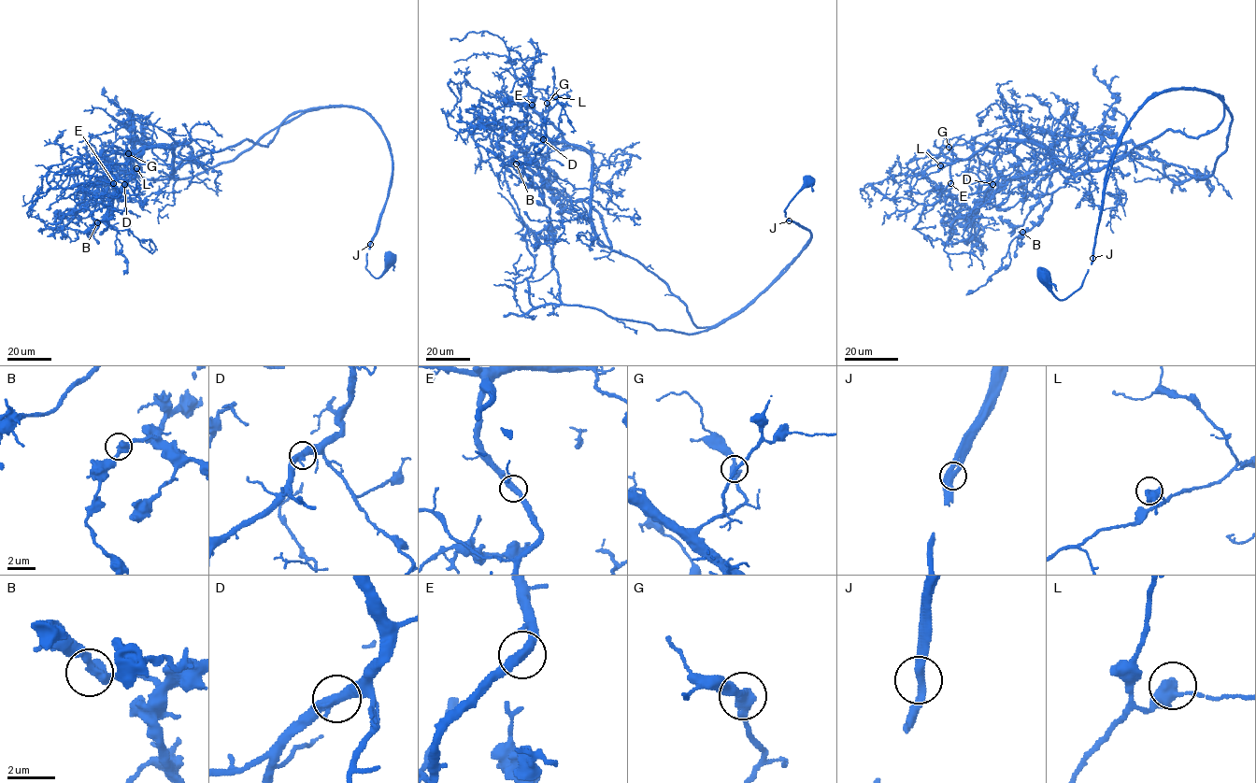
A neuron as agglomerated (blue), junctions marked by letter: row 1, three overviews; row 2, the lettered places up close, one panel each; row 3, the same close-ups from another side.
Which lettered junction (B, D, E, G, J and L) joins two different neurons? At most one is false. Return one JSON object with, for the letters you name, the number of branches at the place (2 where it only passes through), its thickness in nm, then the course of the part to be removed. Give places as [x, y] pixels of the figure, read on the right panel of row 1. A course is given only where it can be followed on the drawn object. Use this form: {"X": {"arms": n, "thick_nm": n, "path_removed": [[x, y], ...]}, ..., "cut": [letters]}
{"J": {"arms": 2, "thick_nm": 440, "path_removed": [[1092, 258], [1125, 124], [1155, 95], [1215, 95], [1232, 121], [1209, 175], [1131, 142], [1097, 149], [966, 295]]}, "cut": ["J"]}

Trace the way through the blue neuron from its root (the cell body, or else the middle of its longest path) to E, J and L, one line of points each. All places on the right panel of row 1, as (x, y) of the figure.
E: (1043, 275), (1060, 300), (1081, 286), (1149, 98), (1222, 98), (1215, 129), (1098, 170), (996, 138), (950, 183)
J: (1043, 275), (1046, 286), (1058, 298), (1064, 300), (1081, 286), (1092, 258)
L: (1043, 275), (1060, 300), (1081, 286), (1149, 98), (1222, 98), (1215, 129), (1090, 172), (1008, 138), (940, 165)

